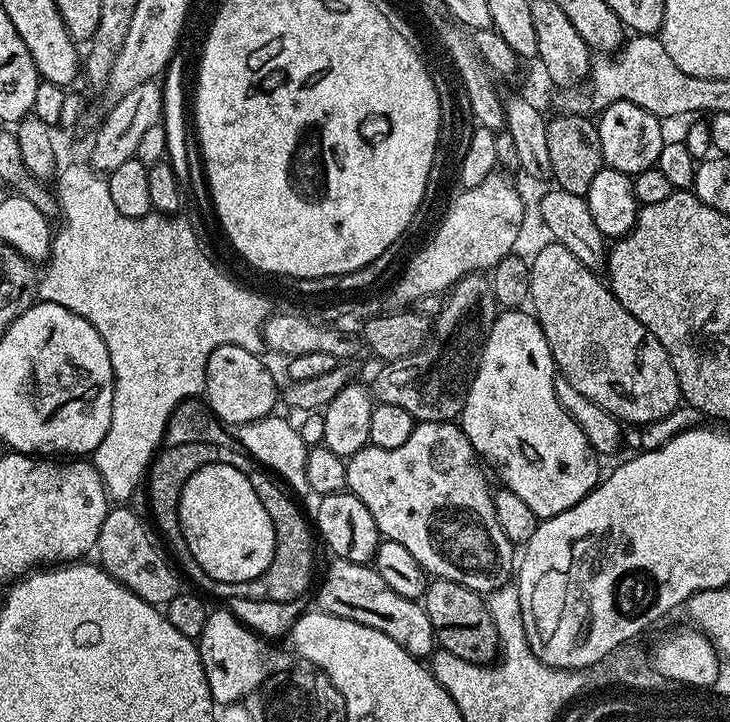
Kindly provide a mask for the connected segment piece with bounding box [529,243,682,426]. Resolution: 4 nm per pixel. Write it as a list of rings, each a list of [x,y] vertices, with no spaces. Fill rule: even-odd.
[[[552,243],[546,246],[544,250],[539,251],[537,257],[530,260],[529,297],[531,311],[546,334],[559,375],[564,376],[566,382],[570,382],[570,386],[574,386],[574,390],[586,394],[586,398],[590,398],[590,402],[598,402],[598,406],[602,406],[617,420],[628,426],[643,426],[655,420],[664,419],[681,403],[682,397],[678,378],[674,374],[674,366],[670,362],[666,350],[662,350],[662,342],[658,342],[658,338],[654,338],[654,334],[650,334],[650,330],[646,330],[646,326],[642,326],[642,322],[638,322],[638,318],[634,318],[634,314],[627,312],[612,295],[607,283],[597,273],[590,271],[586,266],[582,266],[582,262],[578,262],[578,258],[574,258],[574,254],[570,254],[570,250],[566,250],[566,246]]]

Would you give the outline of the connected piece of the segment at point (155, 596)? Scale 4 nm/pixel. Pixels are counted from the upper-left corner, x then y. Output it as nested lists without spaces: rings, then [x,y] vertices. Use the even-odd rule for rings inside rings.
[[[126,506],[109,507],[102,522],[102,530],[98,530],[94,556],[104,571],[109,572],[119,584],[138,594],[138,598],[148,604],[166,606],[170,598],[174,598],[182,590],[181,577],[170,563],[169,557],[160,553],[160,548],[152,537],[153,529],[147,524],[148,529],[146,524],[145,518],[132,514]]]

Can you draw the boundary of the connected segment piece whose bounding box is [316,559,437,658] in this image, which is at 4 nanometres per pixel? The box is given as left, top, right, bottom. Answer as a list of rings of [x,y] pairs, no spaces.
[[[333,559],[331,563],[324,572],[320,593],[316,596],[317,602],[320,603],[317,604],[319,611],[353,620],[374,630],[382,630],[386,638],[394,638],[394,642],[398,642],[402,650],[414,657],[431,657],[437,642],[430,626],[430,618],[426,618],[423,603],[402,598],[402,594],[390,590],[390,586],[386,586],[382,574],[378,574],[375,567],[337,559]]]

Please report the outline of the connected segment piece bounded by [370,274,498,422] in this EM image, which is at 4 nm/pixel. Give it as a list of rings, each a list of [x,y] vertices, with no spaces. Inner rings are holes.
[[[473,274],[471,276],[464,276],[457,284],[453,284],[450,291],[447,293],[444,301],[444,308],[434,317],[434,323],[430,328],[430,335],[427,344],[423,348],[419,348],[414,354],[409,356],[399,356],[397,360],[387,361],[376,372],[376,377],[373,378],[372,384],[370,383],[370,391],[374,397],[376,404],[389,404],[390,406],[402,406],[402,410],[406,410],[411,414],[412,419],[417,422],[429,420],[430,422],[452,422],[459,417],[460,412],[464,408],[466,402],[466,394],[472,385],[472,379],[476,373],[476,366],[480,363],[480,351],[484,348],[484,339],[488,337],[488,331],[492,328],[492,323],[496,321],[498,315],[498,303],[492,295],[492,286],[489,277],[484,274]]]

